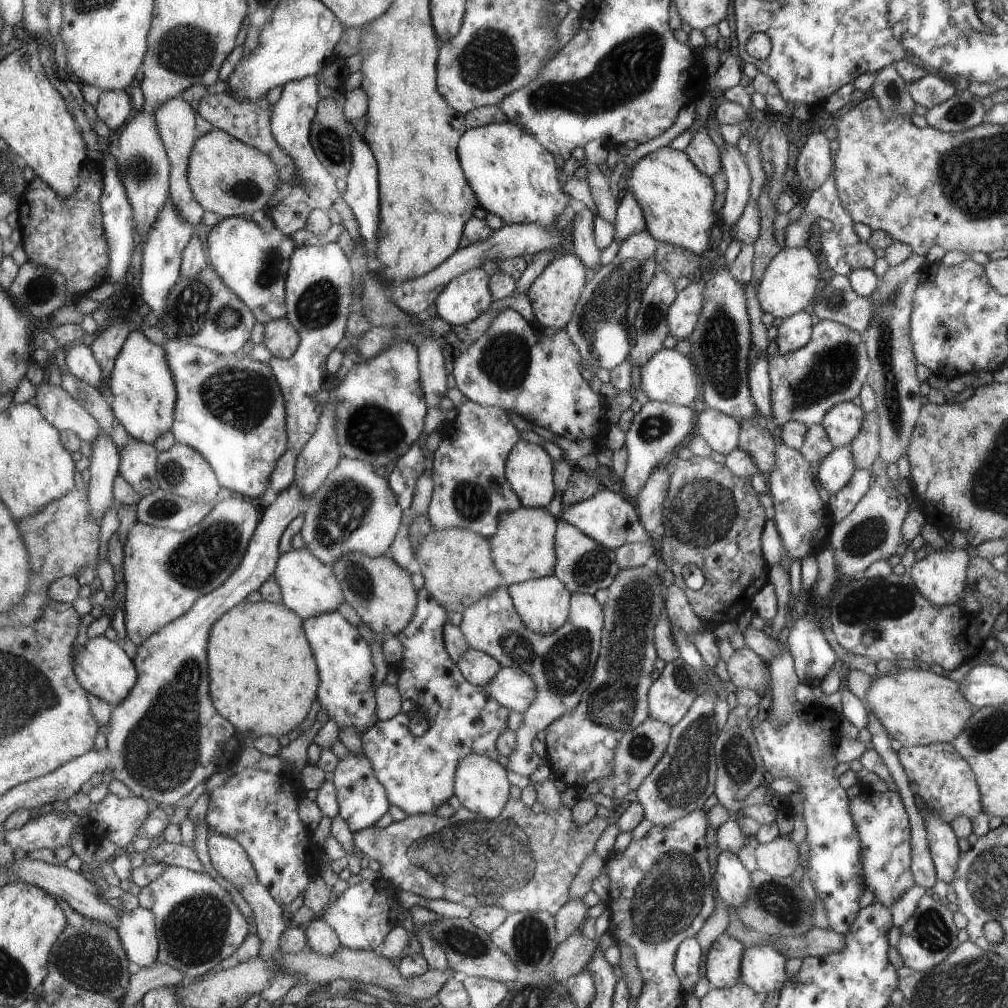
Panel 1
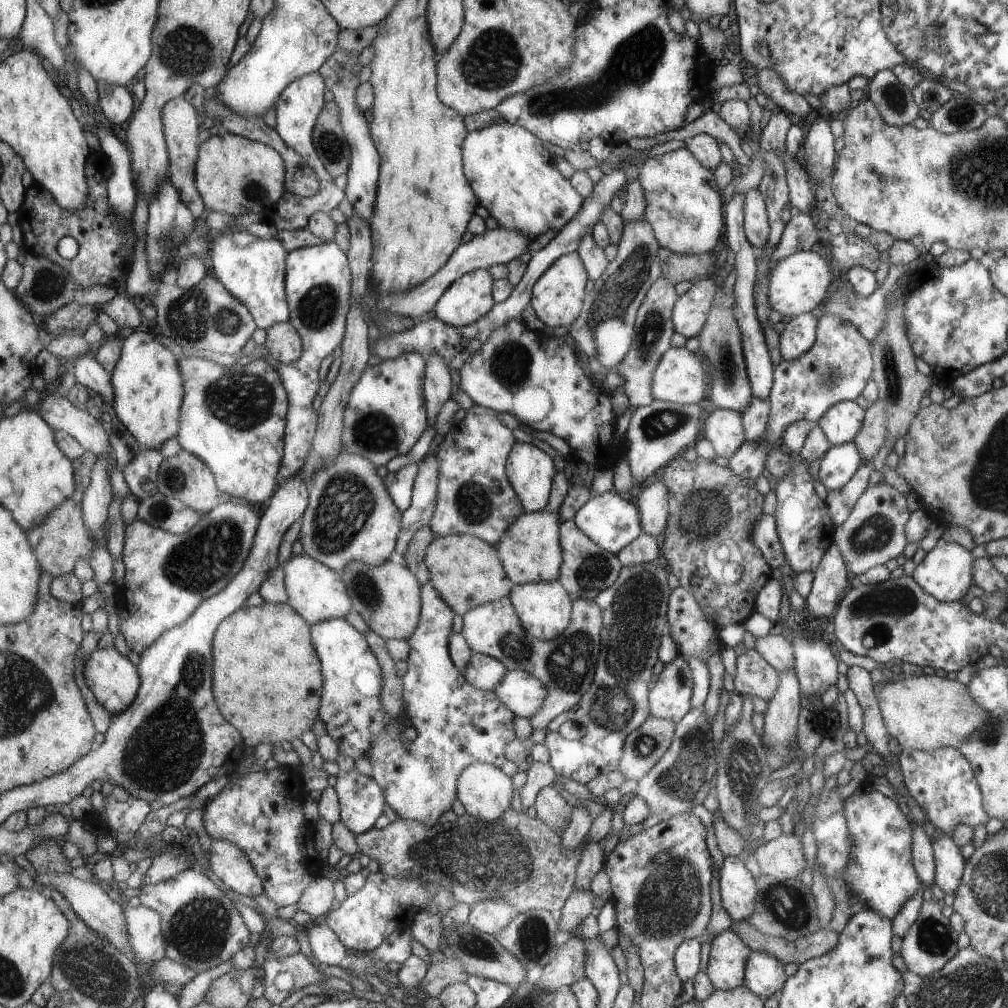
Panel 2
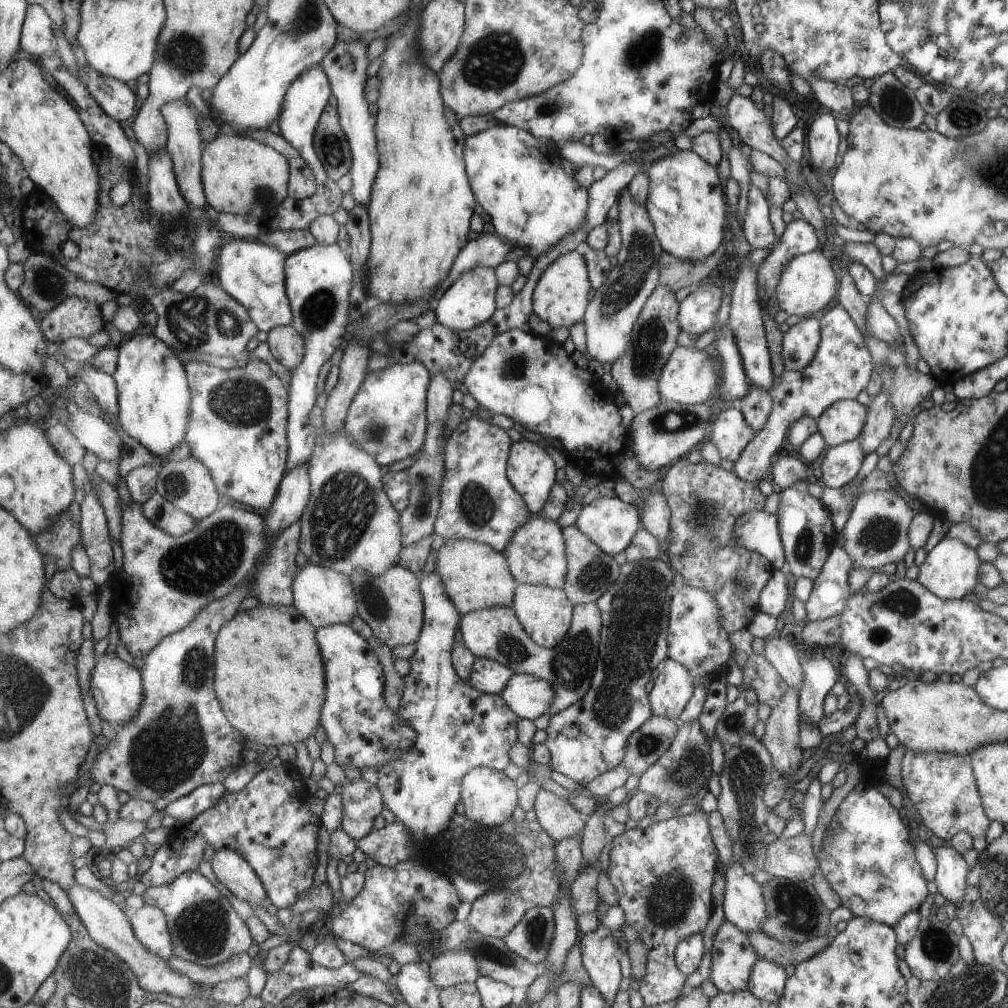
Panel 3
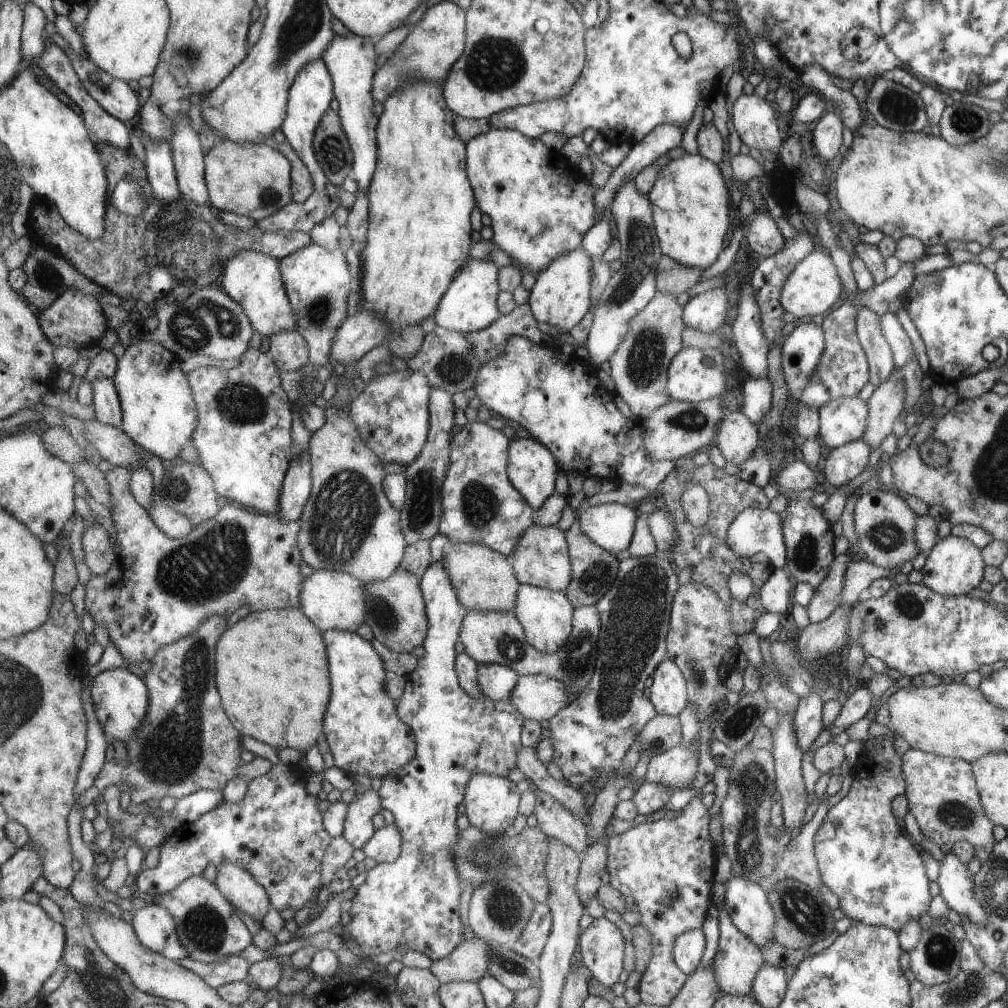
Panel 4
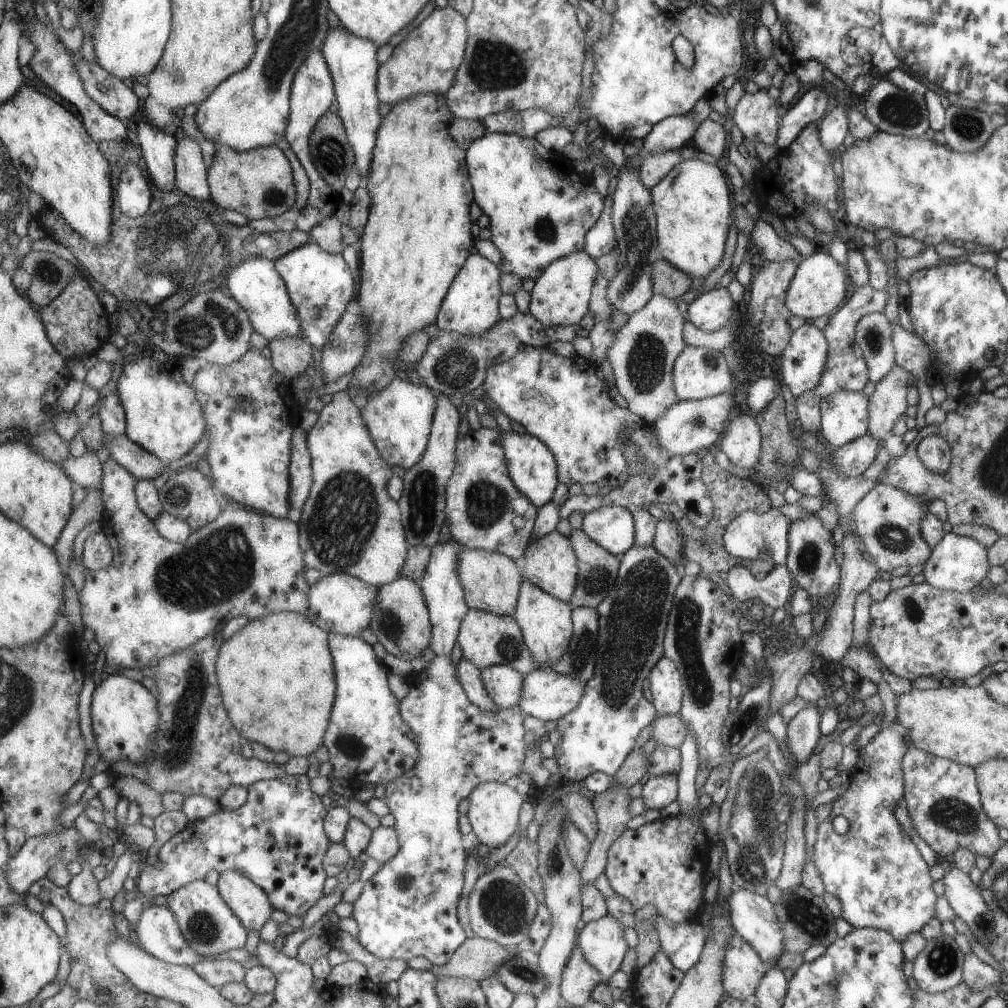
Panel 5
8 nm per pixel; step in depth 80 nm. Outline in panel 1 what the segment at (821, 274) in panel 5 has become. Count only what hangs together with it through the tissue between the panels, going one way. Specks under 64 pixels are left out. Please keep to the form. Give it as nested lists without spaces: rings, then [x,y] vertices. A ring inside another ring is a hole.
[[[803,247],[782,248],[765,268],[759,287],[756,290],[762,312],[769,312],[774,317],[785,318],[803,310],[811,298],[817,296],[819,282],[819,264],[813,254]]]

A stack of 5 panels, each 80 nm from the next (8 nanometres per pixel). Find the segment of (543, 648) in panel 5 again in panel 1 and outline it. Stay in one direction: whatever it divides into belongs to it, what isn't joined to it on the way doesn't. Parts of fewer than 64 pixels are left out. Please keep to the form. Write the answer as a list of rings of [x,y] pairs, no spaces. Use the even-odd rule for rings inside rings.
[[[556,575],[515,583],[509,586],[509,592],[524,623],[540,635],[551,635],[559,630],[572,614],[572,592]]]

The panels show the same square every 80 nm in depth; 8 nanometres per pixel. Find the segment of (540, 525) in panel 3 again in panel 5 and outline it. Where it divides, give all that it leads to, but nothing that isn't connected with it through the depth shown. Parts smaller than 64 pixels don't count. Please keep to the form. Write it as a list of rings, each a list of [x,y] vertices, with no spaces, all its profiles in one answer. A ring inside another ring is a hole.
[[[555,530],[541,540],[531,542],[520,561],[520,565],[523,568],[525,579],[533,581],[545,592],[552,594],[559,600],[566,603],[572,602],[580,576],[580,560],[570,537]]]

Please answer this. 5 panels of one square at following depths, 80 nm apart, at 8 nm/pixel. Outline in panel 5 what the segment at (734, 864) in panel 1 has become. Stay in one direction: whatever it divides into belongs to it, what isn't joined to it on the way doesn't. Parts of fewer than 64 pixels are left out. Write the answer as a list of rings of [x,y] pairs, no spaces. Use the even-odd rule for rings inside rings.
[[[737,889],[730,892],[726,900],[728,911],[730,912],[730,921],[735,929],[735,935],[742,938],[765,962],[767,967],[775,966],[779,955],[784,950],[782,926],[778,918],[775,918],[773,905],[767,901],[763,895]]]

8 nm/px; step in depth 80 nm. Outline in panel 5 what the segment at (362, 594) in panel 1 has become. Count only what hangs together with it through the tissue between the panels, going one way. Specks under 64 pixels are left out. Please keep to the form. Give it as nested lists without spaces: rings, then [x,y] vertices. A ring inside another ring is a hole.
[[[401,576],[396,581],[380,588],[380,600],[374,611],[371,629],[380,644],[398,658],[417,658],[430,648],[432,643],[432,620],[424,592],[419,584]]]

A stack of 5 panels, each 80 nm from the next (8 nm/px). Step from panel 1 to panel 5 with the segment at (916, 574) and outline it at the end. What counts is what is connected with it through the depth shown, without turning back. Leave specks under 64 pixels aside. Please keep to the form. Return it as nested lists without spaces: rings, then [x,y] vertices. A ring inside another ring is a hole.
[[[945,533],[943,538],[932,548],[928,560],[923,565],[921,574],[925,583],[933,588],[958,593],[969,592],[973,586],[979,585],[983,576],[990,570],[985,558],[985,547],[973,537]]]

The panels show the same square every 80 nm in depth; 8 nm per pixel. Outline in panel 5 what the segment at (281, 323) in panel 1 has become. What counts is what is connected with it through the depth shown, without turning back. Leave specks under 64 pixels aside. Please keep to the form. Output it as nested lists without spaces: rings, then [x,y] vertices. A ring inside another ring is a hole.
[[[304,336],[276,338],[268,345],[275,368],[290,379],[304,373],[313,360],[312,344]]]

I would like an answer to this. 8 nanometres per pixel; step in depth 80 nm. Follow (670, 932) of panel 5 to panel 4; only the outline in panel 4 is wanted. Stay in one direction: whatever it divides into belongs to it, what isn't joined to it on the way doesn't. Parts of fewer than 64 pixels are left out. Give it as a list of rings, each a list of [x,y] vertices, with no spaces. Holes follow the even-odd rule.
[[[700,928],[689,929],[676,936],[672,944],[672,957],[681,972],[689,976],[696,969],[704,946],[705,938]]]

